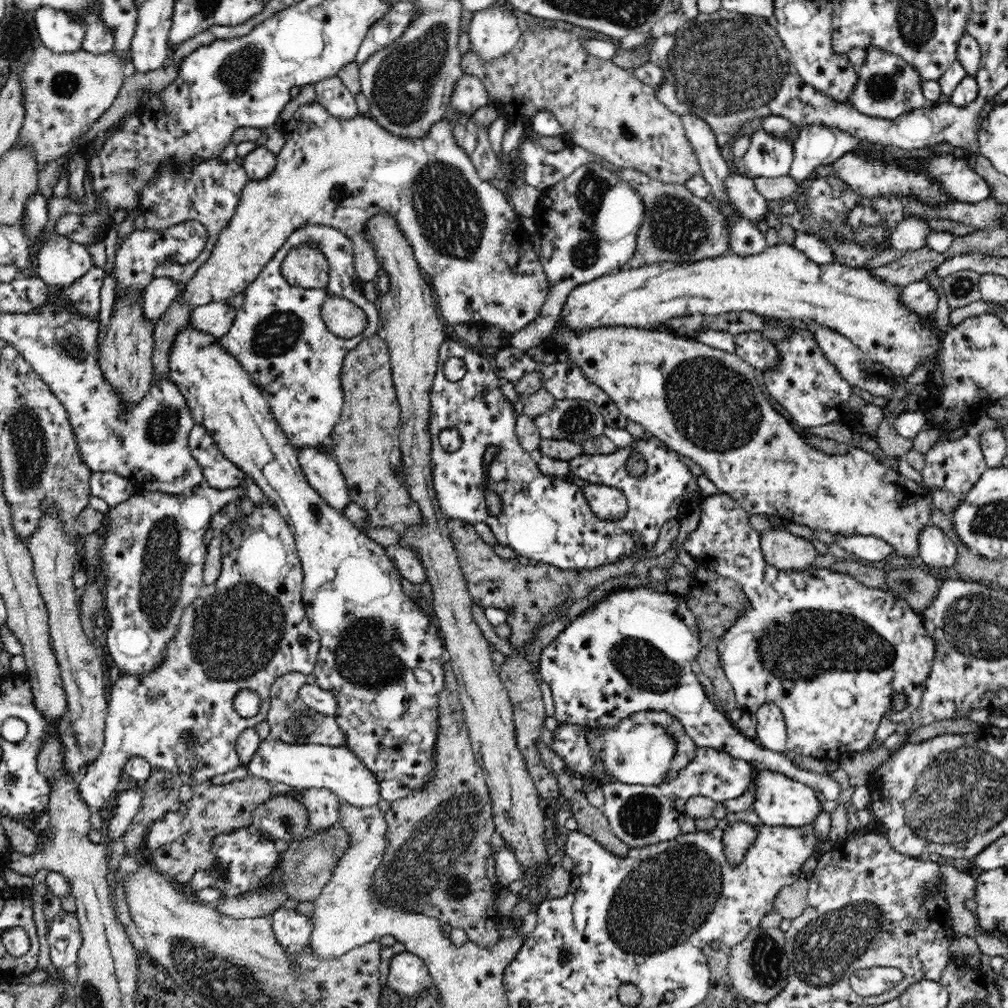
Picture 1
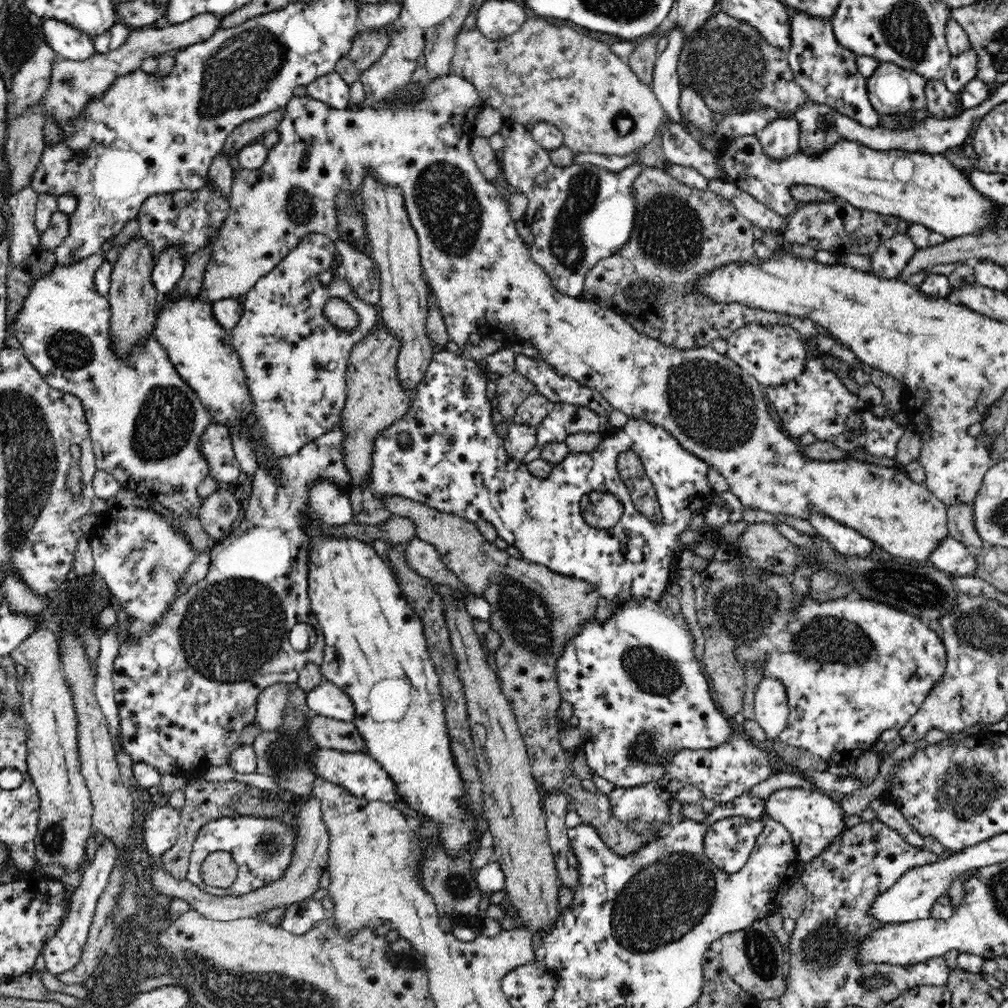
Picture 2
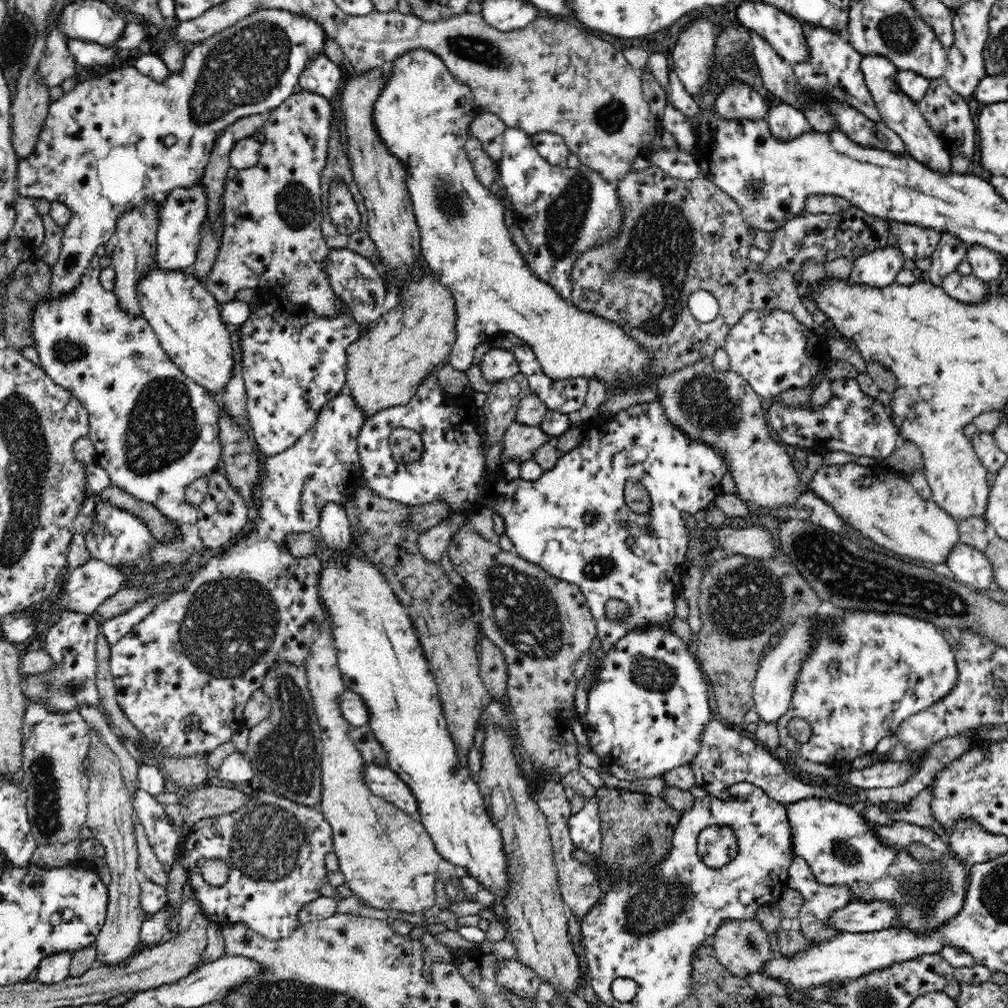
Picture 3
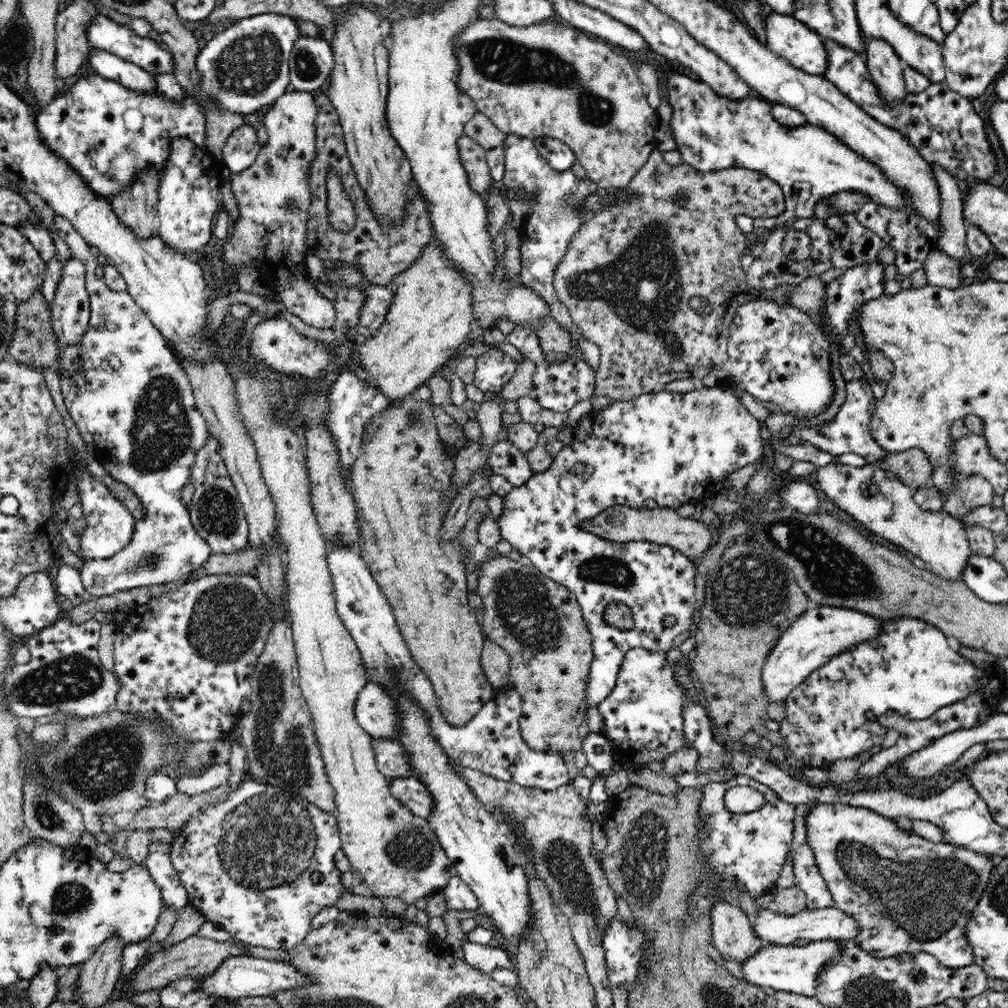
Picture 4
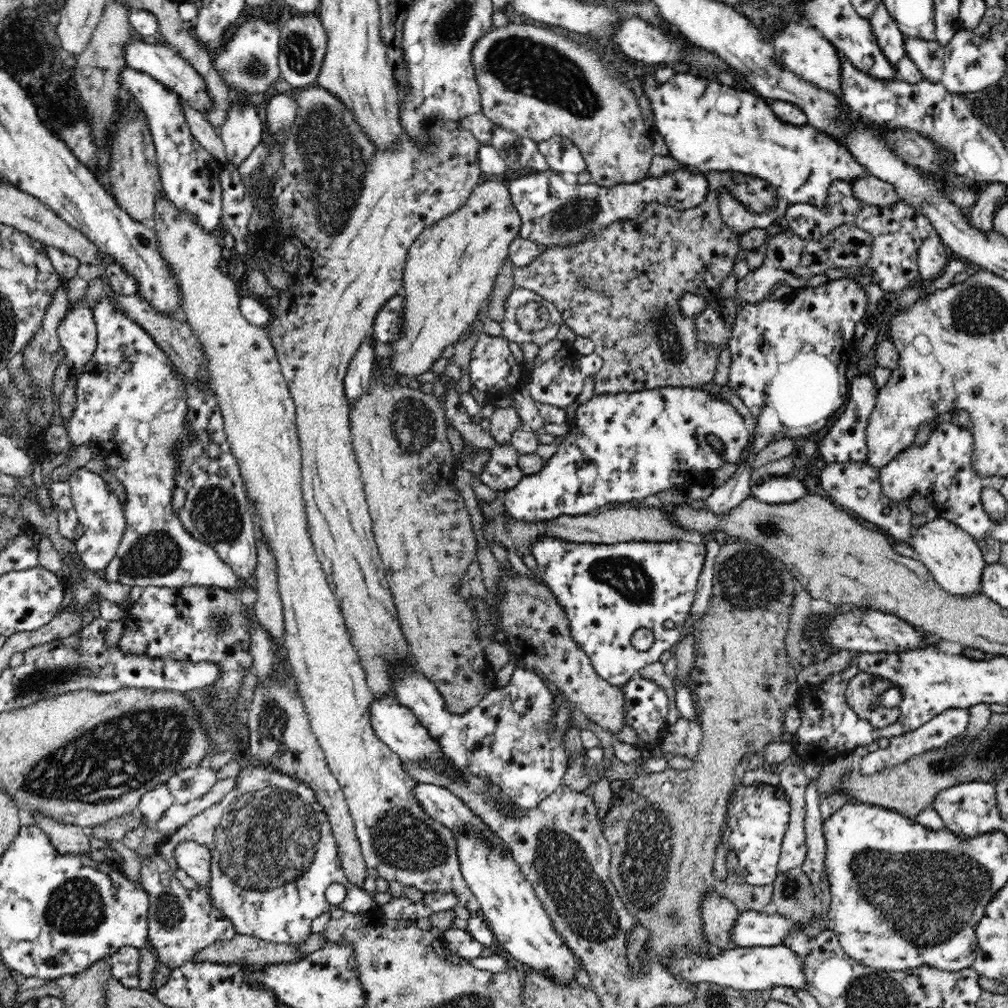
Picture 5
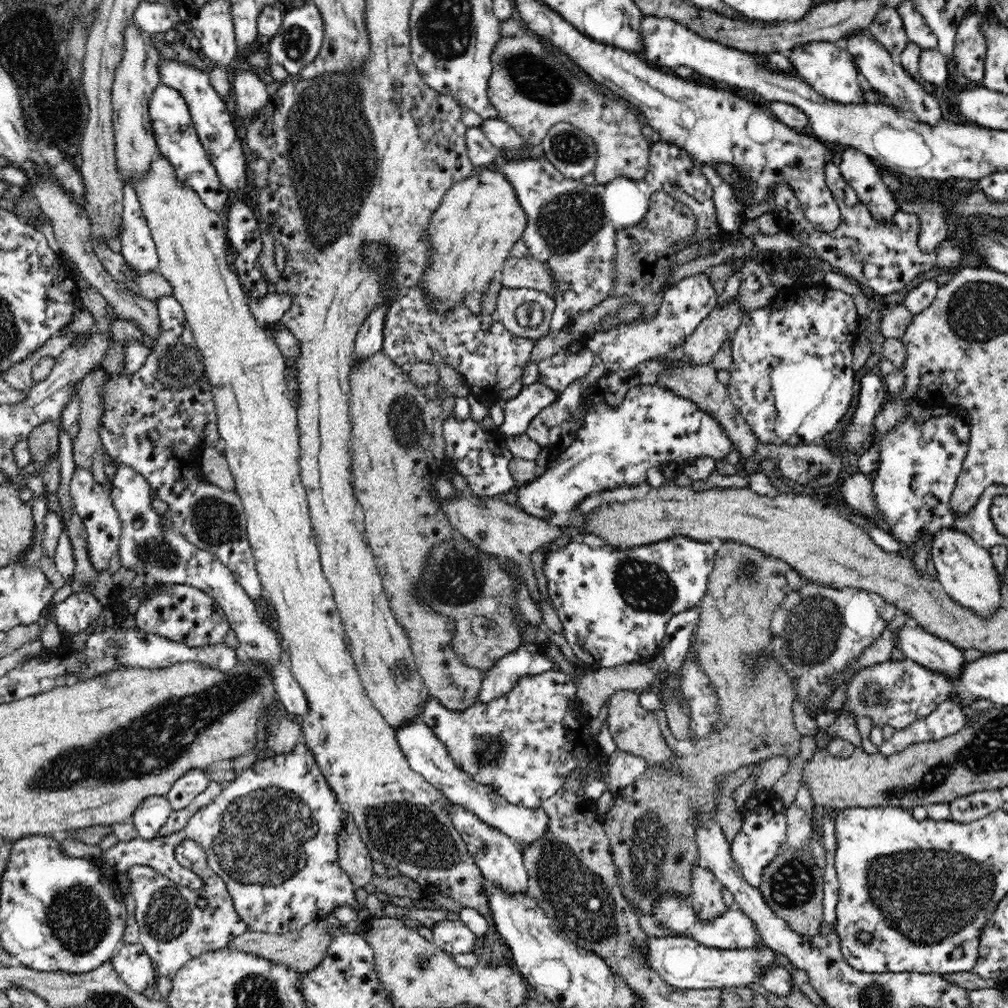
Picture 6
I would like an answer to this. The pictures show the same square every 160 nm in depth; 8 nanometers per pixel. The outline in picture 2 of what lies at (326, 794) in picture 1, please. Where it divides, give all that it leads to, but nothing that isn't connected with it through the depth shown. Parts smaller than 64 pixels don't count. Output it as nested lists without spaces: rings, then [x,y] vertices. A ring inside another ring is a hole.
[[[311,796],[299,811],[296,824],[297,837],[296,848],[292,853],[290,864],[275,881],[269,882],[252,892],[241,895],[216,896],[204,892],[199,886],[192,884],[186,877],[174,878],[159,863],[152,865],[152,885],[156,887],[160,895],[174,899],[188,901],[189,908],[197,910],[206,918],[215,921],[232,921],[238,918],[263,918],[268,917],[275,911],[282,911],[287,906],[308,899],[318,890],[319,880],[322,873],[327,870],[329,859],[330,834],[324,819],[322,818],[322,805],[320,799]]]

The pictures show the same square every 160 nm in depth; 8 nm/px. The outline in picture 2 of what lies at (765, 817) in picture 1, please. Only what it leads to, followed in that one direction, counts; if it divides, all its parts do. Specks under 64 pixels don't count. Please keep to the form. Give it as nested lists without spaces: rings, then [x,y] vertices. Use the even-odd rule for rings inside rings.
[[[781,788],[765,799],[765,813],[768,818],[783,824],[788,833],[792,834],[798,860],[803,862],[810,862],[828,844],[838,840],[848,830],[844,825],[844,812],[839,803],[824,795],[819,789]],[[745,816],[716,820],[704,838],[704,853],[715,868],[734,874],[746,864],[763,830],[762,821]]]

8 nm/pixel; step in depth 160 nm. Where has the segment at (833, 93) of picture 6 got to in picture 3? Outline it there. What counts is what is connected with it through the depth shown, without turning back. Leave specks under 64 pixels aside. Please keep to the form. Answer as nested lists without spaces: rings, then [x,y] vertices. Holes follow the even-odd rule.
[[[742,1],[735,11],[740,25],[760,35],[784,61],[793,65],[809,57],[803,24],[792,16],[765,2]]]

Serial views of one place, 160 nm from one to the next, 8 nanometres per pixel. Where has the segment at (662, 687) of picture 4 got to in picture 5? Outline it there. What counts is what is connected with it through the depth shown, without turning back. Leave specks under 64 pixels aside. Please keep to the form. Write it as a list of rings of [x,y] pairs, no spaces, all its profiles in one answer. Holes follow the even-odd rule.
[[[637,672],[620,687],[626,700],[626,725],[632,727],[640,739],[636,747],[640,751],[661,747],[668,728],[666,689]]]

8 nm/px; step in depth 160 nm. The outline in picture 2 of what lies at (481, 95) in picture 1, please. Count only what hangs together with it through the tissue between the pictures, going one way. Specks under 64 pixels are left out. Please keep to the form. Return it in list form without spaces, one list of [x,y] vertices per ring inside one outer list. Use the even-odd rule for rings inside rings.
[[[444,74],[432,80],[428,86],[422,88],[418,98],[414,102],[409,100],[390,100],[390,102],[380,102],[375,106],[362,105],[361,107],[350,107],[344,110],[332,108],[324,102],[312,97],[292,97],[284,107],[284,116],[278,124],[279,141],[276,146],[268,150],[266,162],[256,170],[240,169],[235,172],[232,182],[231,194],[229,197],[229,216],[223,223],[217,238],[212,244],[212,258],[206,265],[204,282],[202,284],[200,299],[214,301],[226,298],[242,299],[266,274],[279,265],[290,250],[294,250],[300,244],[300,240],[308,234],[324,234],[332,241],[340,240],[339,214],[336,212],[336,194],[340,190],[345,190],[352,197],[356,198],[356,192],[362,186],[362,180],[366,176],[373,176],[378,182],[386,186],[397,186],[402,191],[404,197],[404,206],[408,212],[410,223],[414,228],[415,234],[419,238],[419,250],[421,257],[421,267],[423,273],[430,283],[430,292],[437,307],[440,309],[442,318],[450,340],[454,341],[460,349],[465,351],[464,343],[470,338],[470,334],[479,334],[483,339],[494,338],[494,340],[503,341],[508,336],[518,336],[522,341],[530,341],[549,366],[556,369],[562,375],[568,375],[583,384],[597,390],[616,410],[624,412],[628,417],[641,418],[647,420],[654,426],[661,426],[667,430],[683,447],[684,450],[695,454],[707,466],[714,468],[724,476],[728,482],[729,491],[734,493],[742,507],[746,510],[764,510],[770,514],[788,514],[796,516],[802,520],[808,519],[810,514],[823,514],[829,516],[850,528],[854,528],[864,536],[874,541],[874,544],[884,548],[885,552],[893,558],[904,558],[910,560],[928,560],[930,553],[939,545],[942,539],[949,536],[947,527],[947,506],[941,502],[934,494],[930,493],[924,484],[916,483],[910,479],[908,473],[901,467],[880,466],[868,461],[859,461],[853,458],[842,458],[837,461],[820,461],[813,460],[803,454],[803,448],[798,440],[790,438],[781,425],[773,418],[767,399],[765,397],[764,387],[754,379],[750,373],[736,365],[730,358],[724,354],[719,354],[713,347],[692,348],[692,350],[679,350],[674,346],[665,346],[663,342],[650,338],[636,330],[626,319],[614,313],[610,308],[594,301],[582,301],[581,299],[561,294],[556,287],[552,285],[546,271],[532,260],[532,256],[527,246],[519,236],[515,226],[515,220],[511,218],[507,201],[504,200],[500,192],[494,187],[491,181],[485,179],[480,172],[476,161],[471,155],[470,145],[474,137],[473,121],[476,115],[482,110],[484,104],[480,102],[480,97],[476,87],[461,76]]]

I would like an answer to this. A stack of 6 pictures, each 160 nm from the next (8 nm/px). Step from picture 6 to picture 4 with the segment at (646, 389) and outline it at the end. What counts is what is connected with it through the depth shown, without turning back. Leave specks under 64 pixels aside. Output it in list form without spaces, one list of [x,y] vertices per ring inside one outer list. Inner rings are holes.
[[[702,387],[686,393],[659,388],[636,398],[613,401],[604,409],[586,413],[576,423],[572,441],[553,456],[552,464],[532,475],[522,488],[513,488],[503,498],[503,511],[496,520],[501,538],[510,542],[524,561],[533,564],[545,577],[574,593],[582,609],[582,617],[592,635],[594,653],[587,680],[588,707],[597,707],[612,693],[628,650],[640,647],[665,653],[673,648],[672,641],[676,636],[694,627],[697,606],[694,575],[699,561],[690,560],[686,554],[668,545],[646,541],[610,542],[582,529],[580,522],[592,520],[602,510],[614,505],[645,508],[646,500],[654,500],[660,508],[674,510],[684,502],[695,505],[700,498],[709,497],[714,486],[721,485],[728,474],[760,460],[764,450],[760,424],[732,390],[721,387]],[[610,602],[624,603],[630,608],[633,628],[625,632],[604,623],[602,615]],[[664,616],[674,616],[674,625],[664,627]]]

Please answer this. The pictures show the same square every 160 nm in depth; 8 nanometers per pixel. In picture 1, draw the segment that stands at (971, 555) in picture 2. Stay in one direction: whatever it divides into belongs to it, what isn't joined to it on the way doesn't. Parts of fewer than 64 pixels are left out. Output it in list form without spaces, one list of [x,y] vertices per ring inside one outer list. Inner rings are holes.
[[[928,525],[919,534],[918,555],[924,564],[953,568],[956,562],[956,544],[950,536],[935,525]]]

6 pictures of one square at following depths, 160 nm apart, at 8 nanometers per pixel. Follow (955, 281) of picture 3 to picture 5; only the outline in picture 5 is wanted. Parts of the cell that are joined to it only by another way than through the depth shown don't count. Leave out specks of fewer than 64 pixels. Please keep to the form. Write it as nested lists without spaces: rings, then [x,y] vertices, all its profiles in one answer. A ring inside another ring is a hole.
[[[934,235],[926,238],[917,253],[919,277],[925,283],[938,279],[941,276],[941,272],[946,268],[947,263],[946,248],[940,241],[940,237]]]

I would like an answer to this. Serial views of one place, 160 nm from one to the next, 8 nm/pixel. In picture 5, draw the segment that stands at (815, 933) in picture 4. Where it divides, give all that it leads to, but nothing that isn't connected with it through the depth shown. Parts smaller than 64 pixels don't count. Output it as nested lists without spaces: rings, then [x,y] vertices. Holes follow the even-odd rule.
[[[755,910],[739,912],[730,937],[738,947],[782,945],[786,934],[802,931],[802,925],[778,913]]]

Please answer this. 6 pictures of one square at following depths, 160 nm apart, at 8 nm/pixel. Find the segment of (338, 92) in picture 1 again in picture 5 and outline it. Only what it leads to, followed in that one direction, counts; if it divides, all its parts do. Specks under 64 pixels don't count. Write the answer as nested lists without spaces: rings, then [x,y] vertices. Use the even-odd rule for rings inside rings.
[[[316,13],[304,16],[286,16],[280,28],[279,69],[281,76],[293,89],[302,89],[316,84],[320,66],[327,48],[327,32]]]

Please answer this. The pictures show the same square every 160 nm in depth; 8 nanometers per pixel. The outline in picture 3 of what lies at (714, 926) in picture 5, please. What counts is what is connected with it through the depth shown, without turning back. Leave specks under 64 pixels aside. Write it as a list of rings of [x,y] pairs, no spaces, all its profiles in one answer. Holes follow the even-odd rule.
[[[754,918],[748,920],[726,920],[718,926],[718,930],[713,934],[715,950],[718,960],[736,977],[745,979],[751,974],[764,975],[764,964],[772,960],[772,949],[770,948],[773,937],[768,937],[765,928]]]

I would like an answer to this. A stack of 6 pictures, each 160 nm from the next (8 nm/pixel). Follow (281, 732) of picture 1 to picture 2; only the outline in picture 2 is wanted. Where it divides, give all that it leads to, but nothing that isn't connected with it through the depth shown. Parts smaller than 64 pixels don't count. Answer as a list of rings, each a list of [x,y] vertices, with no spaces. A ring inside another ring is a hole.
[[[276,683],[262,690],[257,699],[257,714],[254,724],[260,725],[262,731],[278,731],[285,724],[285,709],[289,698],[288,683]],[[316,715],[308,722],[308,735],[318,747],[366,753],[367,747],[354,722]]]

